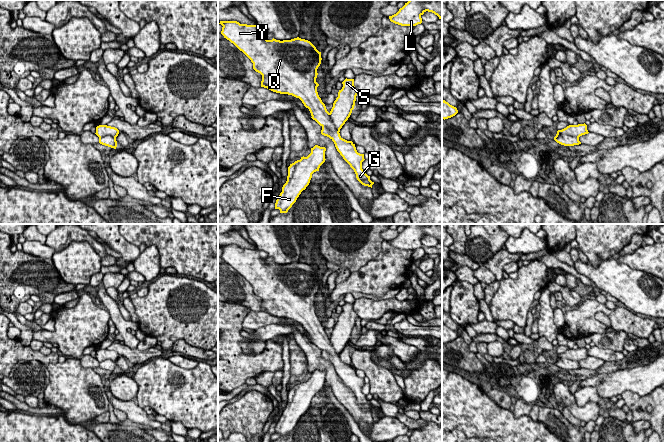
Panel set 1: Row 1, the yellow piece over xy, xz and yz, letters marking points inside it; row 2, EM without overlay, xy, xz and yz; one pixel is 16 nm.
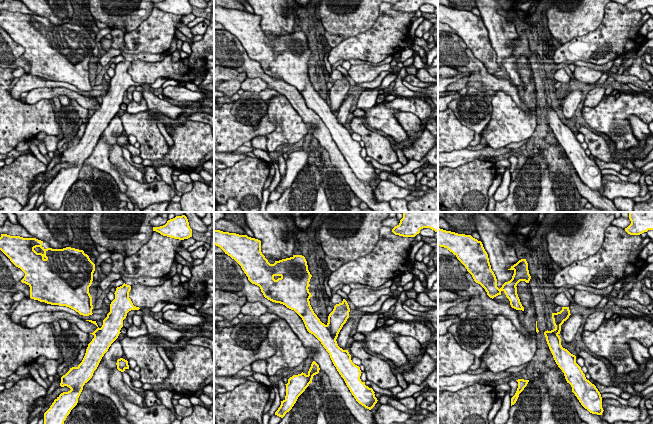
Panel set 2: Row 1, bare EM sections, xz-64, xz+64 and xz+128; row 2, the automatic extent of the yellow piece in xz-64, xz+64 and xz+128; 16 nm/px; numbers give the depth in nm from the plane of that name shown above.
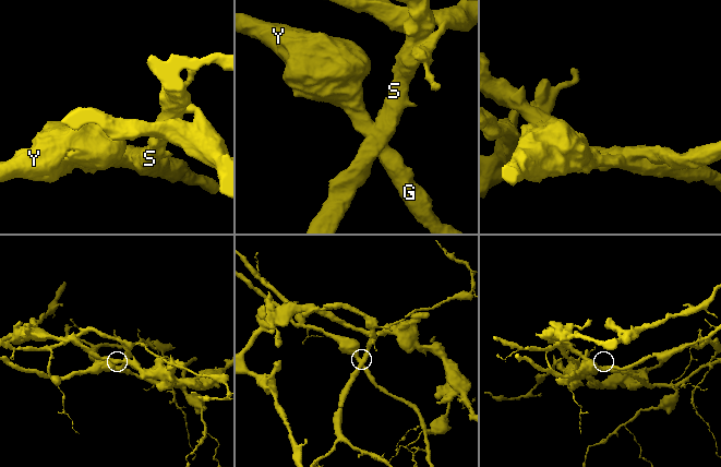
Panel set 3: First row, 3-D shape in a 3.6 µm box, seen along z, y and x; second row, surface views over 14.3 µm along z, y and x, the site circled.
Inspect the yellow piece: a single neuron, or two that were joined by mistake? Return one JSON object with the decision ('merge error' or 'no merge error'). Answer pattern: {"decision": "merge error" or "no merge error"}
{"decision": "merge error"}

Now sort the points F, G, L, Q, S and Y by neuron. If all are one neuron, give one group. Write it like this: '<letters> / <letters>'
F L S / G Q Y

